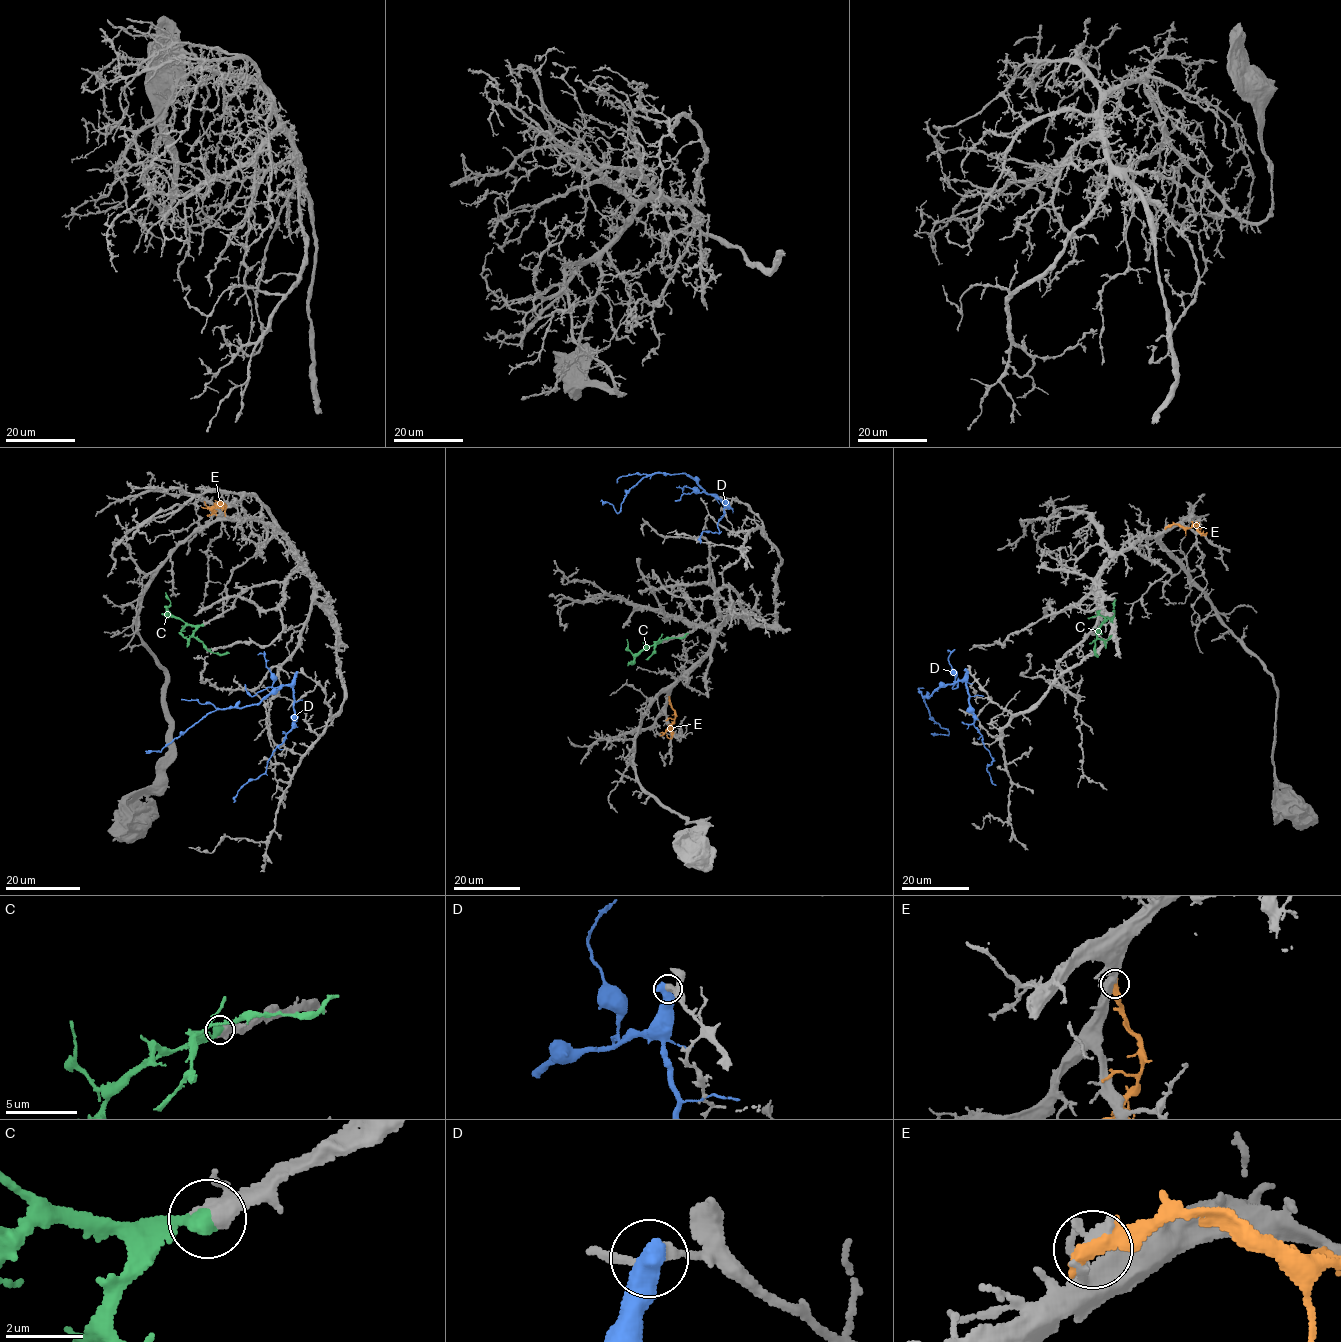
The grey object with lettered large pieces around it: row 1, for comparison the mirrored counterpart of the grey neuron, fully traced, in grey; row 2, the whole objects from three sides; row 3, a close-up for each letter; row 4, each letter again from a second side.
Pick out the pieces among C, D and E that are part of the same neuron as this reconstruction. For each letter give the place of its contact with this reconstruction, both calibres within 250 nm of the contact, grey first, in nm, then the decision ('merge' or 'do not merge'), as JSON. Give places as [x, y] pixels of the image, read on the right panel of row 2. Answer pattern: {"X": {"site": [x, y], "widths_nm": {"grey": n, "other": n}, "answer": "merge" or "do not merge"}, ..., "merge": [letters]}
{"C": {"site": [1098, 629], "widths_nm": {"grey": 400, "other": 500}, "answer": "merge"}, "D": {"site": [967, 670], "widths_nm": {"grey": 320, "other": 750}, "answer": "do not merge"}, "E": {"site": [1167, 527], "widths_nm": {"grey": 280, "other": 440}, "answer": "do not merge"}, "merge": ["C"]}

